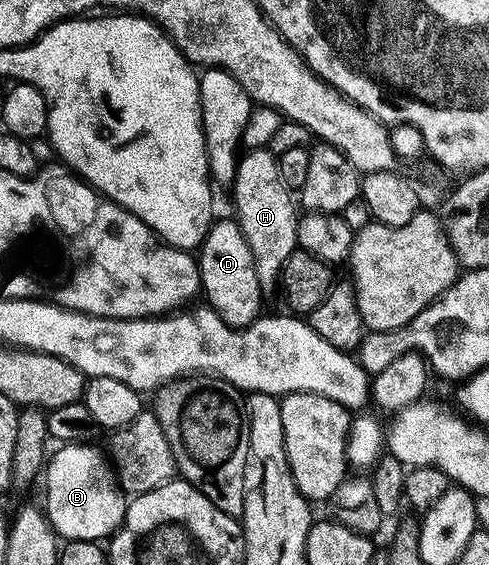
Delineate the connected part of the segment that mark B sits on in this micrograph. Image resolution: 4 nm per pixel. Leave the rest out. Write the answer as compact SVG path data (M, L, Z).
M88 442L65 443L47 461L46 477L48 476L48 504L46 503L46 515L52 524L57 537L65 541L91 540L104 542L116 535L124 524L130 503L129 497L122 491L109 457L104 456L96 448L91 448Z

